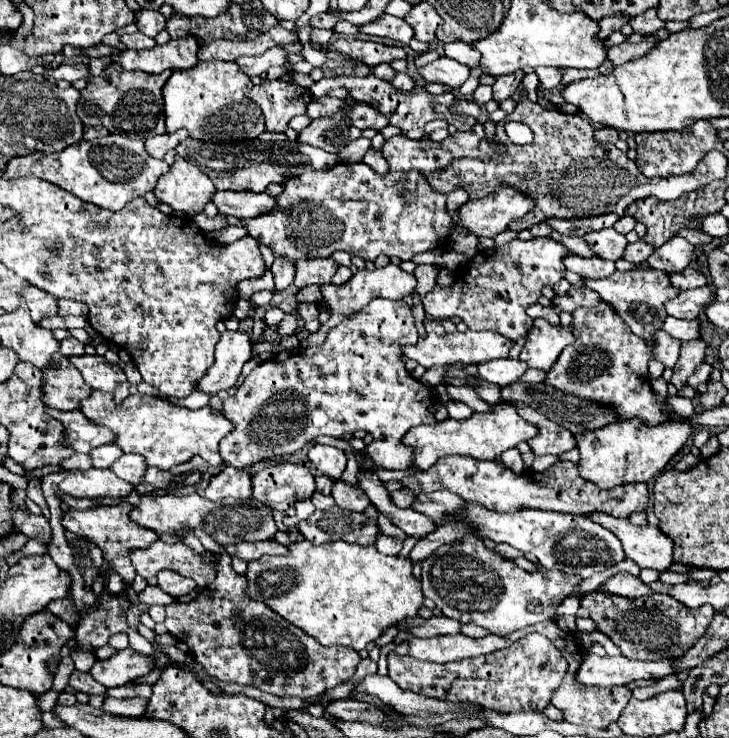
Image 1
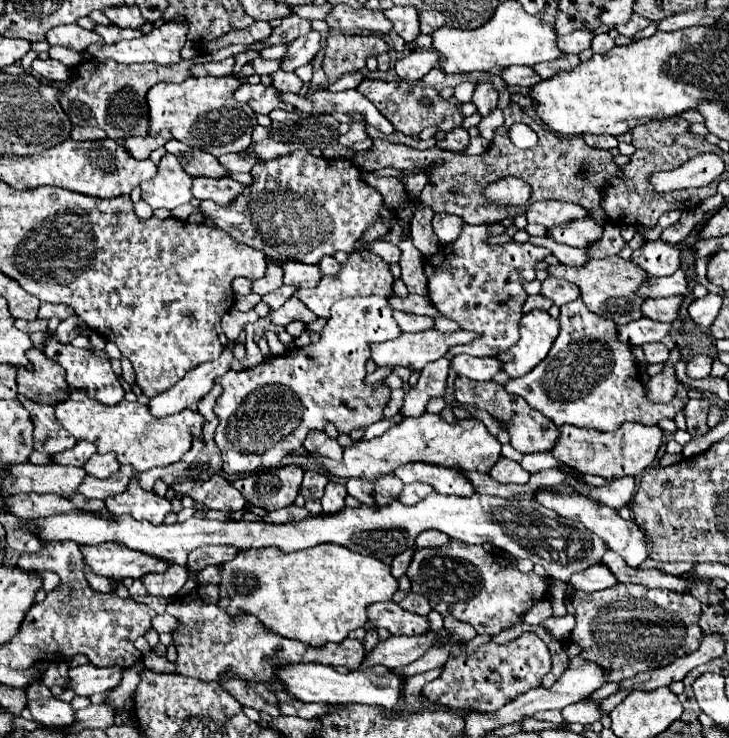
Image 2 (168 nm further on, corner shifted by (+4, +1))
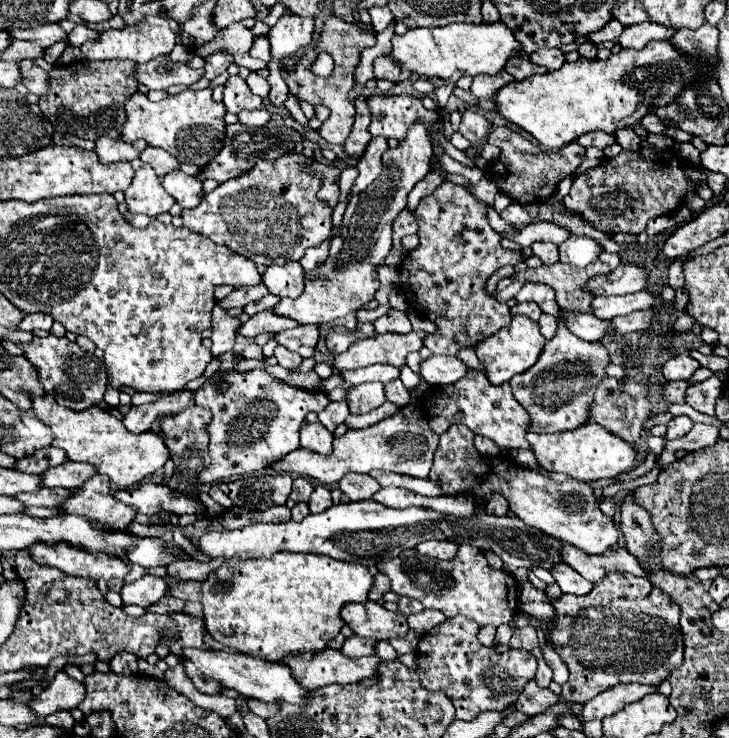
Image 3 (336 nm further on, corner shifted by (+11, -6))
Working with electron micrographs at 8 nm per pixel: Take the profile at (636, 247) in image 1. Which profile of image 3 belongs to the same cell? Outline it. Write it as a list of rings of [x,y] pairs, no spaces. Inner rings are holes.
[[[569,236],[565,242],[559,244],[559,260],[573,264],[577,268],[585,268],[587,264],[593,264],[599,252],[601,246],[587,236]]]

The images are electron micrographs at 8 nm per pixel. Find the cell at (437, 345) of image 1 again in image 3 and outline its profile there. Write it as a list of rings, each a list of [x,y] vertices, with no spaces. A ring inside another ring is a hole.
[[[409,332],[409,334],[375,334],[371,338],[363,338],[353,342],[345,352],[331,352],[327,350],[325,342],[321,340],[317,344],[317,352],[331,354],[333,356],[333,368],[343,370],[355,370],[365,368],[371,364],[391,364],[397,368],[405,366],[405,356],[409,352],[415,352],[423,346],[423,332]]]

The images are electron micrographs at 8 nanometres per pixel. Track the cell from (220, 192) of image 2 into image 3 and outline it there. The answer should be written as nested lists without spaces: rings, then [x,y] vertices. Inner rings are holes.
[[[179,170],[163,176],[161,186],[165,188],[167,194],[171,194],[175,198],[175,202],[181,208],[195,208],[203,196],[201,182],[195,180],[195,176],[189,176],[189,174],[179,172]]]

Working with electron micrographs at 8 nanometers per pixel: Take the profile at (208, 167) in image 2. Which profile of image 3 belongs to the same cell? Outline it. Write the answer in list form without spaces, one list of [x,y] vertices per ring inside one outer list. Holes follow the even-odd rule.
[[[147,146],[145,150],[141,150],[139,160],[145,164],[151,164],[153,170],[157,172],[157,176],[165,176],[165,172],[173,172],[179,168],[179,162],[173,160],[173,156],[169,156],[169,152],[165,152],[161,148],[153,148],[153,146]]]

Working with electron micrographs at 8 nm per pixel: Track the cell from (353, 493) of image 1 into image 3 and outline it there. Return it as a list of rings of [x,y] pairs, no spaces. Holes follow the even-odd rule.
[[[323,484],[315,486],[315,490],[311,494],[311,500],[309,500],[309,510],[313,514],[317,514],[317,512],[323,512],[329,506],[331,506],[331,492],[329,492],[329,488],[323,486]]]

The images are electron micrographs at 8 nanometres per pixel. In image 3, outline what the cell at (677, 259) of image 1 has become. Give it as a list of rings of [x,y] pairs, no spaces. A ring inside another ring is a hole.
[[[619,264],[615,270],[603,276],[593,276],[583,290],[591,296],[625,296],[645,288],[647,274],[635,264]]]

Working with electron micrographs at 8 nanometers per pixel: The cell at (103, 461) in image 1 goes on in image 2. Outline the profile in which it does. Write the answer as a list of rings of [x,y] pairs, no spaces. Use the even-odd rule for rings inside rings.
[[[80,441],[74,449],[66,449],[64,453],[56,453],[54,461],[58,461],[60,465],[72,465],[72,467],[84,467],[84,463],[98,453],[96,445],[88,443],[88,441]]]

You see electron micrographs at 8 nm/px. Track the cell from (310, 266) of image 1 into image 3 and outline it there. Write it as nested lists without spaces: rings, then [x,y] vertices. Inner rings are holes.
[[[287,262],[283,266],[267,266],[261,280],[271,294],[283,298],[297,298],[303,284],[303,268],[299,262]]]

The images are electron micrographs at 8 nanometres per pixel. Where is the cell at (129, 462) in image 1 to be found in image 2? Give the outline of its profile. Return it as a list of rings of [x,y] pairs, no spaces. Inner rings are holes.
[[[96,453],[96,455],[92,455],[92,459],[88,459],[84,469],[88,469],[88,473],[98,479],[108,479],[120,471],[120,463],[116,461],[114,453],[106,453],[106,455]]]

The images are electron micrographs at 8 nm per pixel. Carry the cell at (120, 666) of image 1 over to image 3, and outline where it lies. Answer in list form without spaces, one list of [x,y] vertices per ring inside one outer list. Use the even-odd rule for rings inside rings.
[[[57,672],[55,680],[39,696],[29,700],[27,706],[37,714],[37,720],[43,722],[43,718],[53,712],[77,708],[81,696],[83,696],[83,684],[73,680],[65,672]]]

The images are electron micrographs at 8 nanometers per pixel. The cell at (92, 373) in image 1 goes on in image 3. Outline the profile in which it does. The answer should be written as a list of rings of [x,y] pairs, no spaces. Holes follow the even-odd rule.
[[[47,336],[47,338],[33,338],[27,344],[21,344],[23,356],[33,364],[37,370],[37,378],[45,390],[45,394],[53,396],[57,404],[71,408],[71,410],[85,410],[89,406],[99,406],[103,402],[105,386],[107,386],[107,372],[101,358],[91,352],[85,352],[67,338]]]

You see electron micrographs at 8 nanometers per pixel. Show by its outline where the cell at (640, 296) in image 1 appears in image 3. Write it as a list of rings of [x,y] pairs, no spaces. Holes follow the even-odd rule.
[[[599,260],[589,264],[583,270],[573,268],[571,264],[555,262],[555,264],[541,264],[537,268],[517,270],[513,274],[513,280],[547,284],[555,290],[555,300],[561,308],[573,308],[573,310],[579,310],[579,312],[589,312],[589,304],[591,304],[593,296],[583,292],[581,286],[587,284],[589,278],[605,274],[609,270],[611,268],[603,262],[599,262]]]

